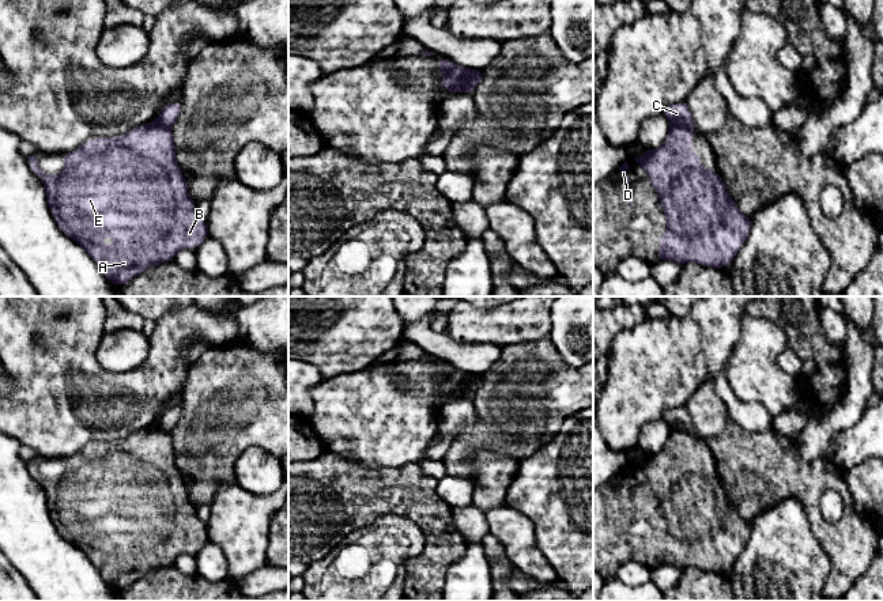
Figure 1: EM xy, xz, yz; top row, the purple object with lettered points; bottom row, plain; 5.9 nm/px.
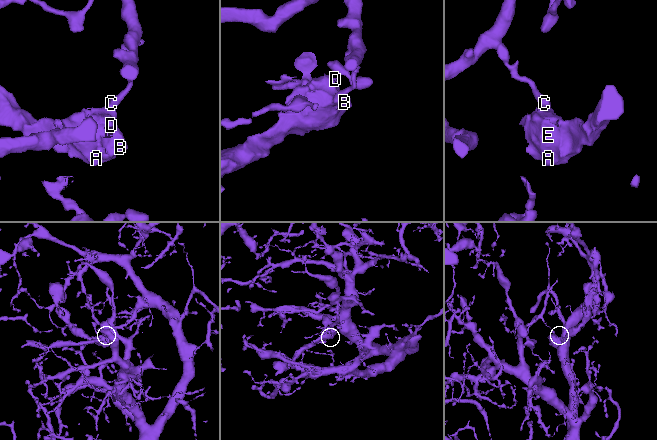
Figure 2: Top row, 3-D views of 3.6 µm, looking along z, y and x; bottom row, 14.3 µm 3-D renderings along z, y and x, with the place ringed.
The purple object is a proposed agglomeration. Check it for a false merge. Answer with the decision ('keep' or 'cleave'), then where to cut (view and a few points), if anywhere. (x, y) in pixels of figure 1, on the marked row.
cleave; cut yz (671, 124), (694, 129)

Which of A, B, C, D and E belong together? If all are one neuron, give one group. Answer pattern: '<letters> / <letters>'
A B D E / C

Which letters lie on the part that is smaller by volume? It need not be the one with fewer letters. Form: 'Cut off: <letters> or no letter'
Cut off: A, B, D, E

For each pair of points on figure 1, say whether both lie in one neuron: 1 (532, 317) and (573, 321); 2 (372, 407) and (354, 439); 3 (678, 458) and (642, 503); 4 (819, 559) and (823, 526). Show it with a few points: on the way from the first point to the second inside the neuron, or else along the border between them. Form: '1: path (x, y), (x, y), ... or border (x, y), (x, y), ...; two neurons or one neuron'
1: border (548, 310), (551, 321), (550, 337); two neurons
2: path (372, 415), (357, 431); one neuron
3: path (676, 469), (653, 492); one neuron
4: border (807, 517), (812, 535), (830, 560), (827, 577); two neurons

